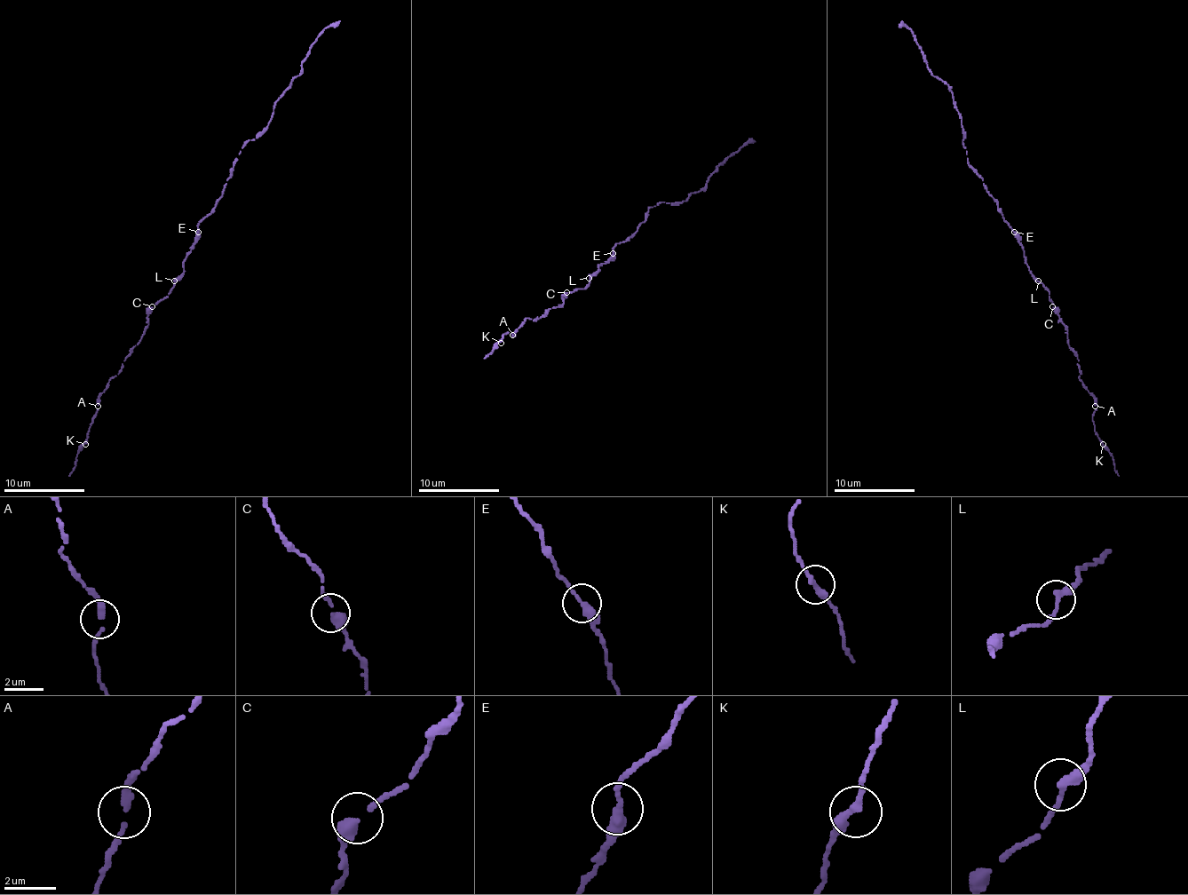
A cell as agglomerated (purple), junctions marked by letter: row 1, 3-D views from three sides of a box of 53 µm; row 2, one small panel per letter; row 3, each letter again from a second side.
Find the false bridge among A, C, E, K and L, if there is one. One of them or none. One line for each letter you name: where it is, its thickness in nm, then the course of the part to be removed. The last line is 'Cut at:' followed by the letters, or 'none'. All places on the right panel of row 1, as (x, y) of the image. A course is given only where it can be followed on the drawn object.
Cut at: none

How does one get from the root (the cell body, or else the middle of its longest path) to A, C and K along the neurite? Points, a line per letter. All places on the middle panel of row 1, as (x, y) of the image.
A: (609, 257), (583, 288), (566, 292), (563, 302), (542, 316), (526, 318), (512, 335)
C: (609, 257), (599, 265), (599, 270), (583, 288), (566, 292)
K: (609, 257), (583, 288), (566, 292), (563, 302), (542, 316), (526, 318), (512, 335), (506, 332), (501, 343)

